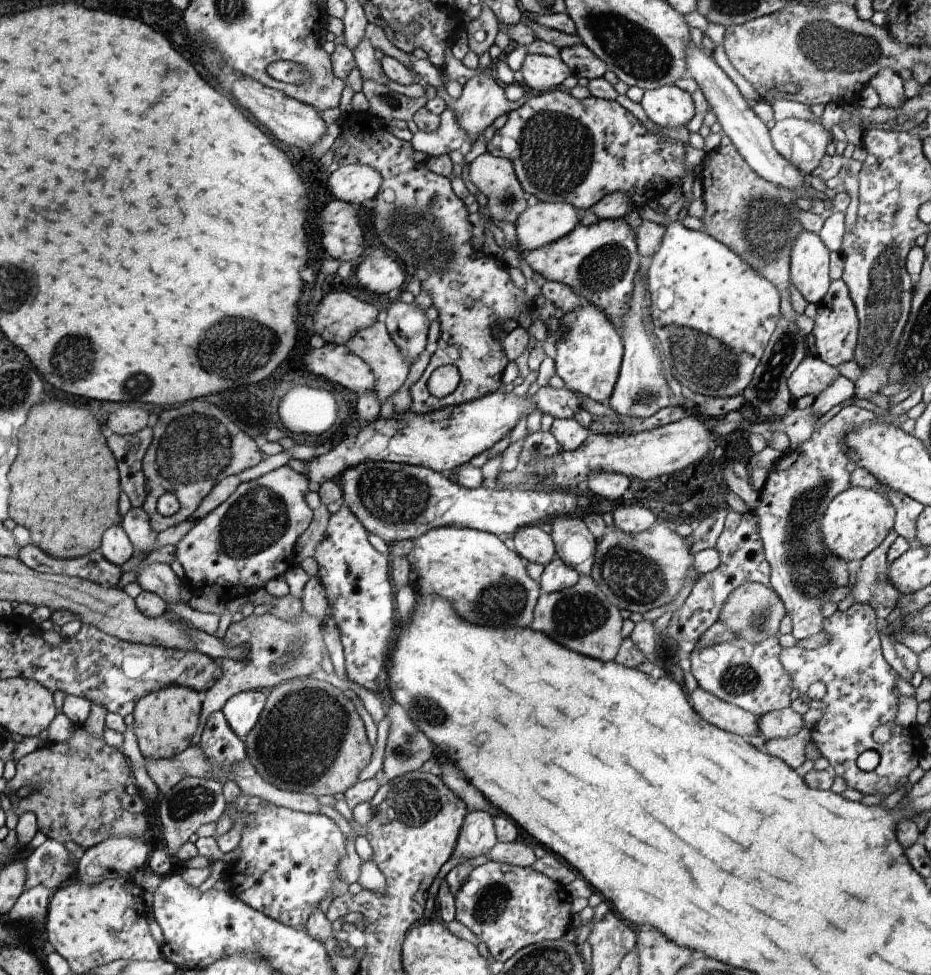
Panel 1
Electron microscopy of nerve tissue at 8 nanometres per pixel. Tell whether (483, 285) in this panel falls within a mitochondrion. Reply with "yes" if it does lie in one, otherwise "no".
no

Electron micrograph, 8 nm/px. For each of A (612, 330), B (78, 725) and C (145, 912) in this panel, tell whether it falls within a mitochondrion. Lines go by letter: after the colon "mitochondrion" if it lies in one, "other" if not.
A: other
B: other
C: other

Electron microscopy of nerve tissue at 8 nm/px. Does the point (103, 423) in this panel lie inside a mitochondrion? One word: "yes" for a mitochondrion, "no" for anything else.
no

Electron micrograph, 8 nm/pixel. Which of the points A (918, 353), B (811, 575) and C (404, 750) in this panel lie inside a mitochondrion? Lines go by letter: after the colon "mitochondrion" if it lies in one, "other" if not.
A: mitochondrion
B: mitochondrion
C: mitochondrion

